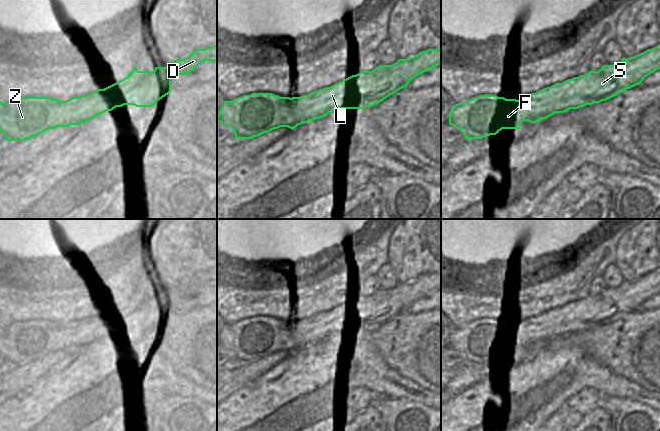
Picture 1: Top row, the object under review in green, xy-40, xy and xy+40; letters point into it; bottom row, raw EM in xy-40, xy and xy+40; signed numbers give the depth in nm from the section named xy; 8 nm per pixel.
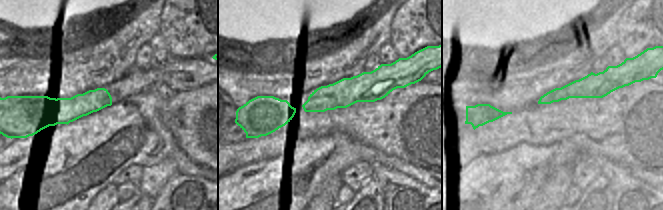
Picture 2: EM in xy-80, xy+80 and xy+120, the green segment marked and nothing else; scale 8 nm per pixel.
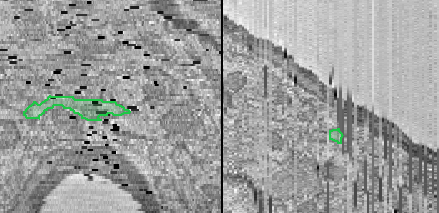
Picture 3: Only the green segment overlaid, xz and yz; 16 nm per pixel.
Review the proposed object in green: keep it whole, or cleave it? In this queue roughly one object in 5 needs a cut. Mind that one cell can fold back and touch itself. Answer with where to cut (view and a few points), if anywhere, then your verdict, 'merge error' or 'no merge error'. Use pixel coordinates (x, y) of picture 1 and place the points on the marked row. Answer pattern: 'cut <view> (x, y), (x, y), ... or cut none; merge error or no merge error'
cut none; no merge error

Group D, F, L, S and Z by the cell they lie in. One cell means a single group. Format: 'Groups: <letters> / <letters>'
Groups: D F L S Z

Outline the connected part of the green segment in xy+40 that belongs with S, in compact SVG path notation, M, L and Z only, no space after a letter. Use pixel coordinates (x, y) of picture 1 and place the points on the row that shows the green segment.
M660 47L648 49L634 57L622 58L614 65L604 65L598 71L556 83L526 97L506 99L496 95L480 95L464 103L455 104L449 112L449 125L461 130L465 139L482 139L496 135L502 129L520 129L521 123L536 123L556 113L578 109L606 101L626 89L639 85L648 75L660 69Z

